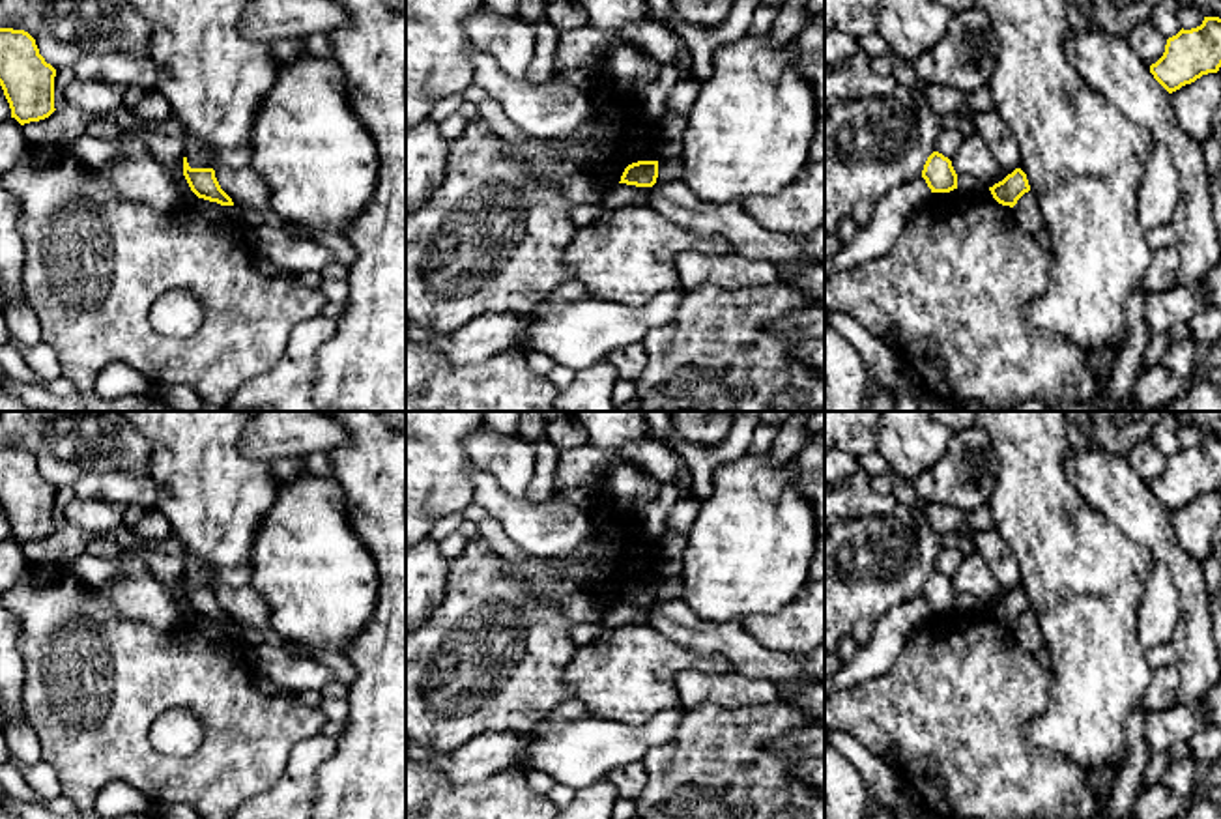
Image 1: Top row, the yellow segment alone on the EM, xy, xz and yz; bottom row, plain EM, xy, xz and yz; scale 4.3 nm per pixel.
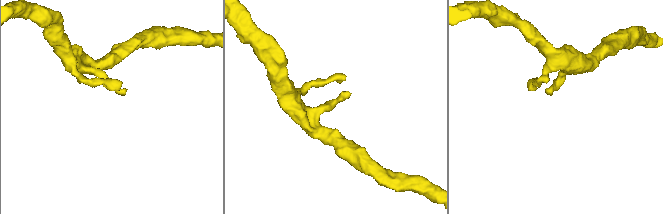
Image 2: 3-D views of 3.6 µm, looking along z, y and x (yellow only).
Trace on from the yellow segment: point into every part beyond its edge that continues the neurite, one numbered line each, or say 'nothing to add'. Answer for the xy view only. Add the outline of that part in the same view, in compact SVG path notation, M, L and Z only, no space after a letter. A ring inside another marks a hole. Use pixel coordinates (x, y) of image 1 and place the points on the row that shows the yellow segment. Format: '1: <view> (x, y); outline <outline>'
nothing to add

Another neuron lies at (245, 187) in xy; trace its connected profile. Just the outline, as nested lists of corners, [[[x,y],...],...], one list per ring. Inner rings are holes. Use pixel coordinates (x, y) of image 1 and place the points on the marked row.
[[[251,165],[241,168],[217,168],[215,178],[234,206],[260,213],[271,209],[267,187]]]

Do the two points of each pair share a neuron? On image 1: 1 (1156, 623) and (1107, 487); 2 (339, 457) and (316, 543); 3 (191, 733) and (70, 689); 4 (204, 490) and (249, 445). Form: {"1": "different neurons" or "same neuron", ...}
{"1": "different neurons", "2": "different neurons", "3": "different neurons", "4": "different neurons"}

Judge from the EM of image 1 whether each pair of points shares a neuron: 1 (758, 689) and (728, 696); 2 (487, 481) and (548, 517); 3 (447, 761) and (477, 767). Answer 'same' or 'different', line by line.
1: same
2: same
3: same

